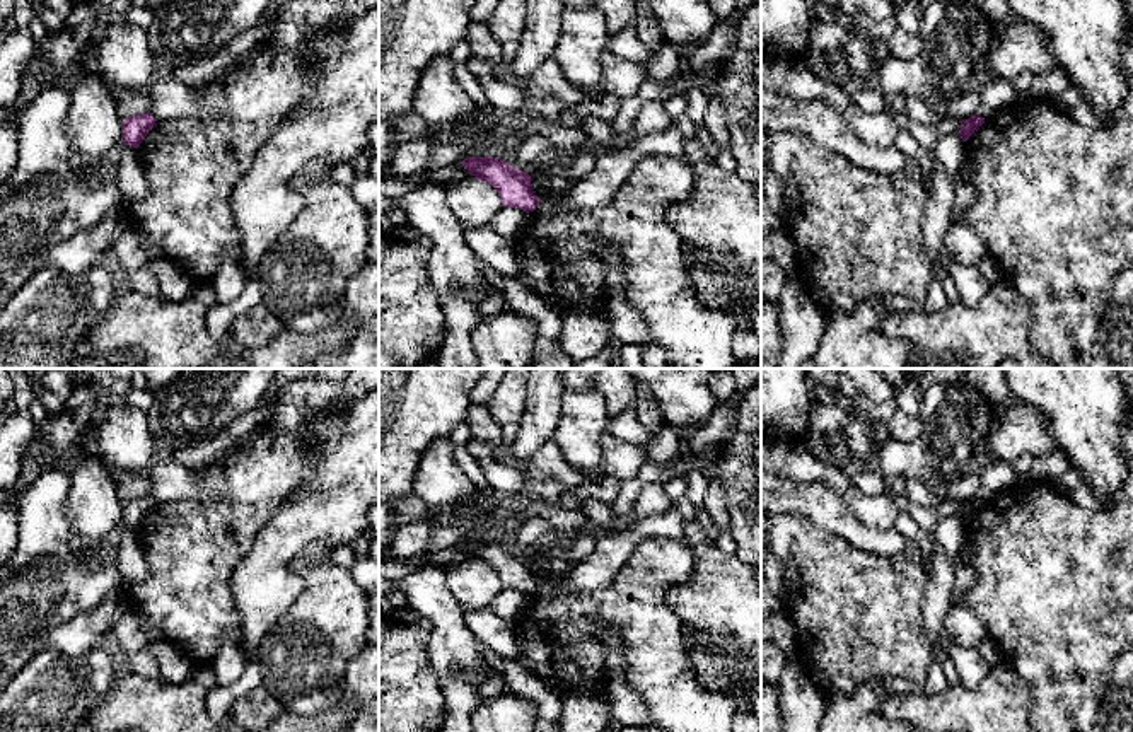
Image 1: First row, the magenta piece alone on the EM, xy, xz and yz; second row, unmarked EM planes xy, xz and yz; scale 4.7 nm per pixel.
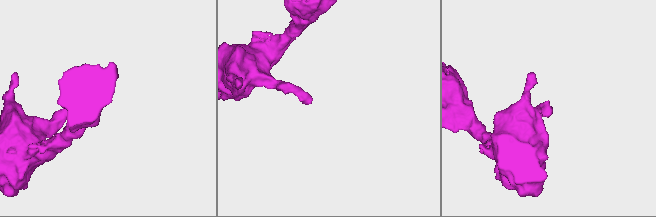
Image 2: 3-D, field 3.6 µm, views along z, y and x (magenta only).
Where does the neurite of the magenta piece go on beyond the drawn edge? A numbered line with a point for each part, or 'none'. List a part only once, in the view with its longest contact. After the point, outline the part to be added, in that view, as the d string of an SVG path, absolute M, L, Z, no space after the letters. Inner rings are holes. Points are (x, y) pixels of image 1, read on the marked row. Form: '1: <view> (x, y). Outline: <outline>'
none

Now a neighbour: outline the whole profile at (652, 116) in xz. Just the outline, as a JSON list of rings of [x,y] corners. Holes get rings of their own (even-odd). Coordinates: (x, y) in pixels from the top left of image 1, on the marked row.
[[[645,102],[635,118],[631,137],[645,137],[672,126],[672,118],[665,111],[664,102]]]

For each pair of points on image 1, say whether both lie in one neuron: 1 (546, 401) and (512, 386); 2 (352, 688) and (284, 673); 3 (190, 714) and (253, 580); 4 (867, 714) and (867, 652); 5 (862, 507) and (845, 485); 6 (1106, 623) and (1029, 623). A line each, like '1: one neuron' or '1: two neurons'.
1: two neurons
2: two neurons
3: two neurons
4: two neurons
5: one neuron
6: one neuron

